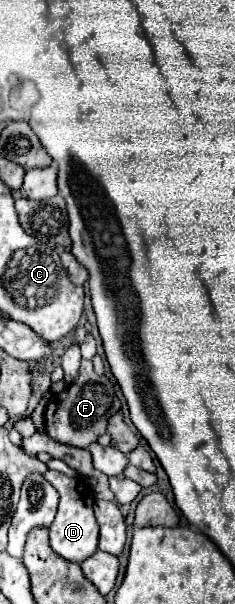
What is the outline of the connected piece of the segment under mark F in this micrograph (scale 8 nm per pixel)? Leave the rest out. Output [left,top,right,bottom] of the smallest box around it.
[44,360,120,448]

